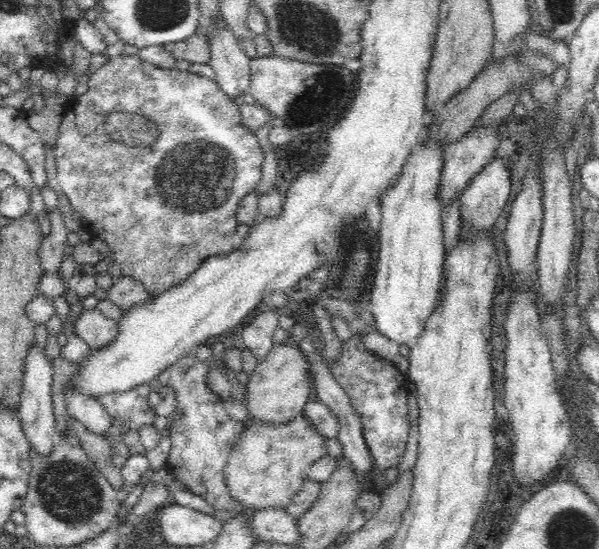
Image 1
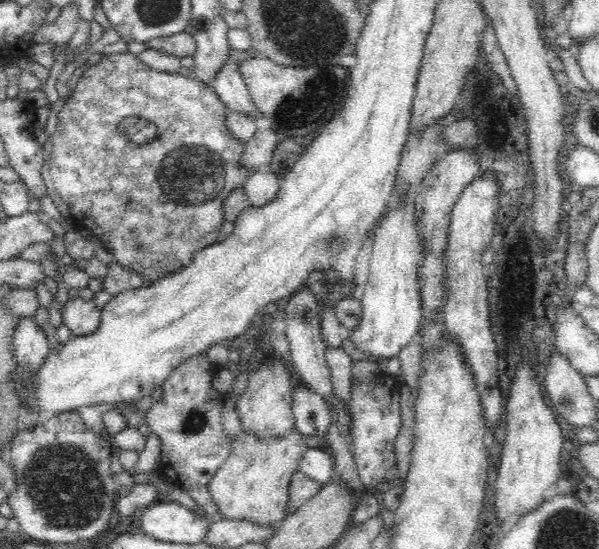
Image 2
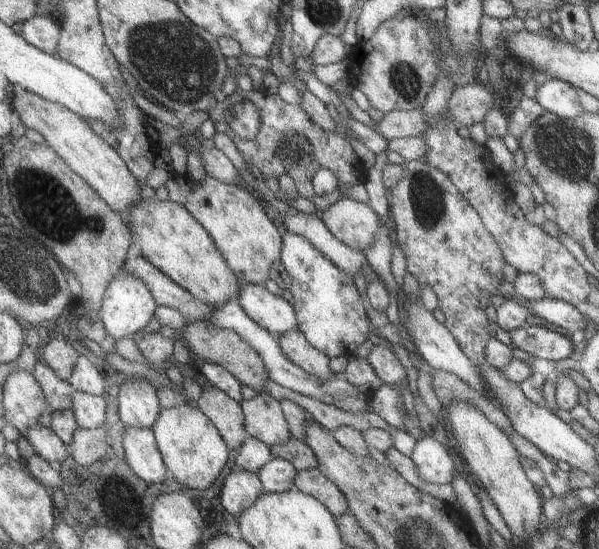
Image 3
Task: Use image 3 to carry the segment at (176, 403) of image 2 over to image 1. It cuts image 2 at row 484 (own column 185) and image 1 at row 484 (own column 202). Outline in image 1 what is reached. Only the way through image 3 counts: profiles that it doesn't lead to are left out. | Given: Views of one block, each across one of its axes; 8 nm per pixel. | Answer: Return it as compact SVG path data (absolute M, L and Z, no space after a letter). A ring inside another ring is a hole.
M186 355L158 375L161 384L169 384L176 390L177 410L184 413L184 418L176 426L170 422L166 432L172 437L166 469L187 491L202 497L216 510L243 514L247 507L230 495L225 469L234 448L240 444L244 428L242 422L229 416L224 400L208 388L206 372L209 369L205 361Z

